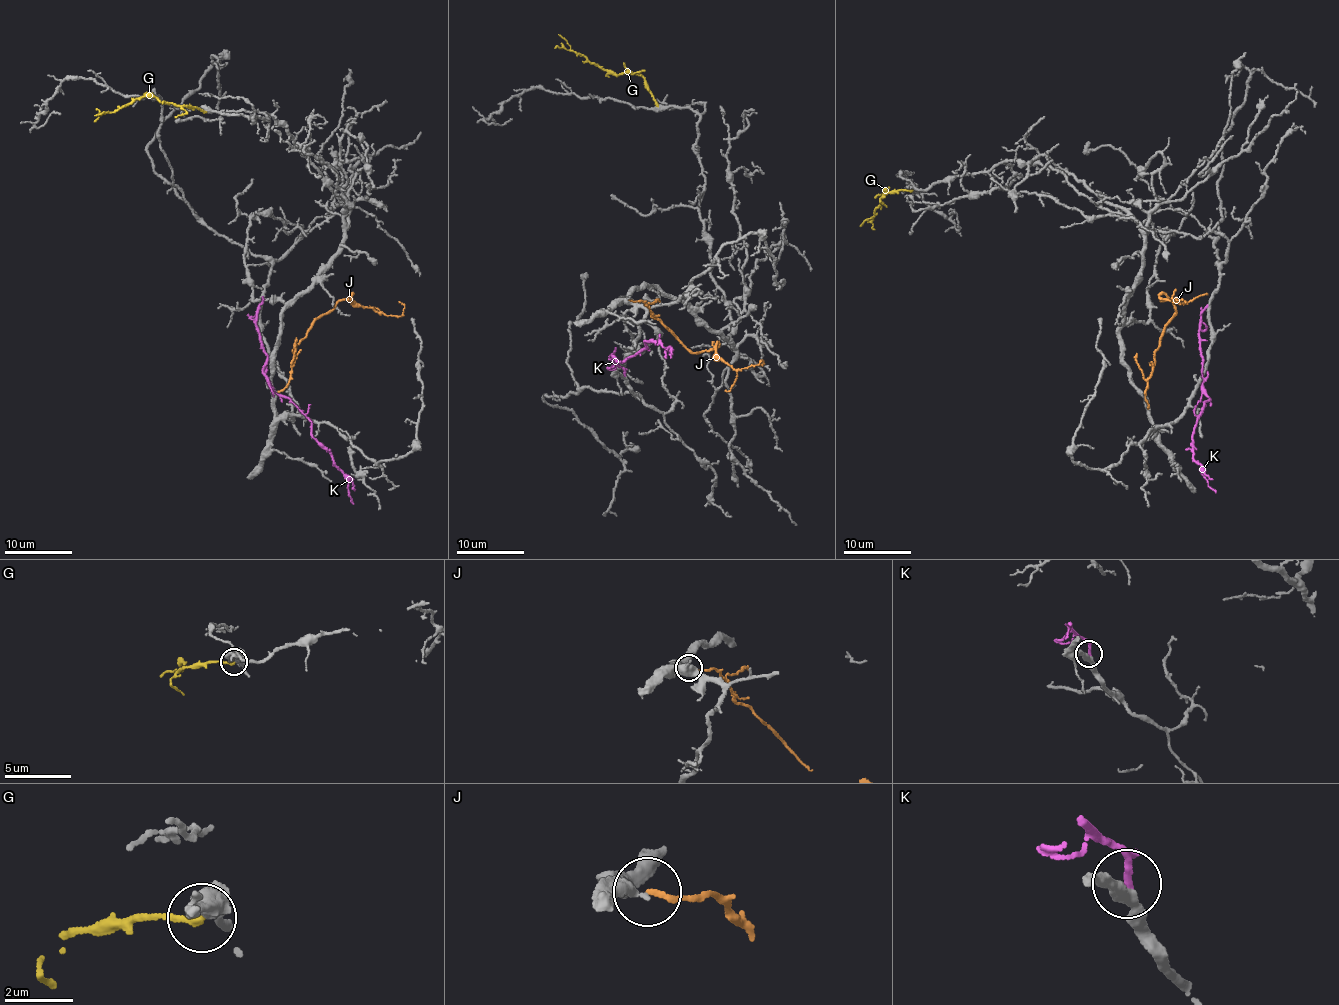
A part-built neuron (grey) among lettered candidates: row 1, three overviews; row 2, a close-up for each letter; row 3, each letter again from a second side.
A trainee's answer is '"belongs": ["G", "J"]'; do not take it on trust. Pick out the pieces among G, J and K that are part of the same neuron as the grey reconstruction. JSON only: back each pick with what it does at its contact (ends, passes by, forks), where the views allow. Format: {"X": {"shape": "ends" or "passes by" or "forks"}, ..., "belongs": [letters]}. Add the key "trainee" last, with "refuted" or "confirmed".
{"J": {"shape": "ends"}, "belongs": ["J"], "trainee": "refuted"}

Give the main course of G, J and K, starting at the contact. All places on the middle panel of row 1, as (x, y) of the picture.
G: (656, 105), (642, 76), (632, 72), (617, 75), (602, 70), (574, 51), (558, 34)
J: (628, 300), (641, 300), (689, 350), (699, 353), (714, 348), (735, 370), (759, 364)
K: (624, 375), (610, 355), (623, 361), (647, 348), (644, 342), (659, 340), (667, 348), (666, 357)

